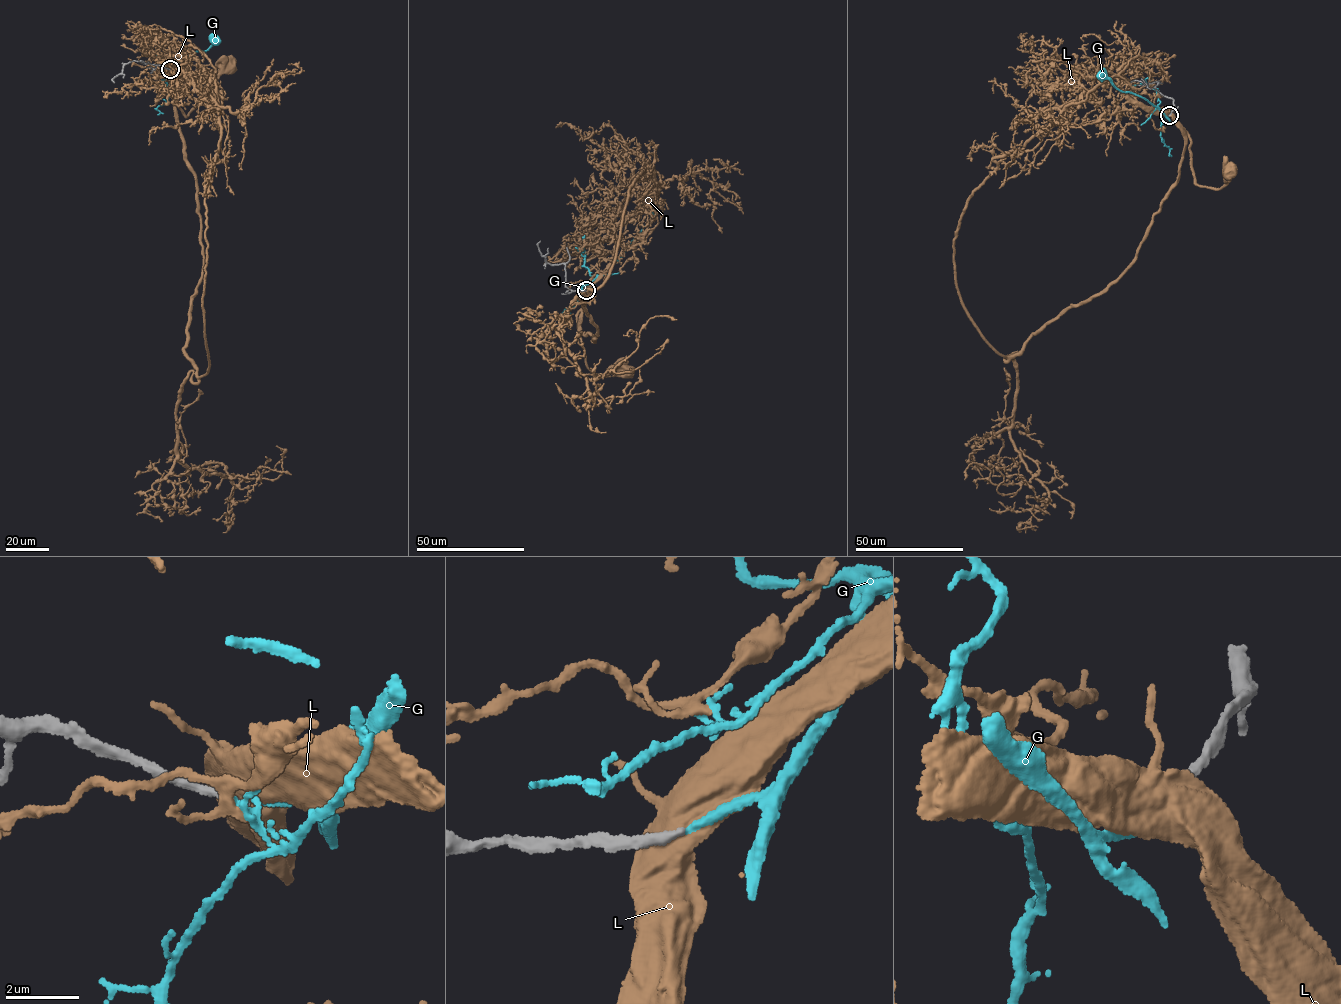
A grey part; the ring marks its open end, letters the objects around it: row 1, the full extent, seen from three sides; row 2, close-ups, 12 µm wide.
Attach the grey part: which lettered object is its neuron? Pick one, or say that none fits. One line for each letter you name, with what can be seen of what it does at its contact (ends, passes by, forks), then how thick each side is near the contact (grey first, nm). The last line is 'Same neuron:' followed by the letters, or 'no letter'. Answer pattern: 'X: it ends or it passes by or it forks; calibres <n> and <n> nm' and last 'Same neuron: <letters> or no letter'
G: it ends; calibres 240 and 200 nm
Same neuron: G

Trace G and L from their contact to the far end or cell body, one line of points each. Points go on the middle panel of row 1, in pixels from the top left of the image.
G: (586, 290), (623, 254), (655, 210)
L: (585, 290), (583, 306), (576, 318), (587, 368), (602, 375), (615, 367), (628, 370)

